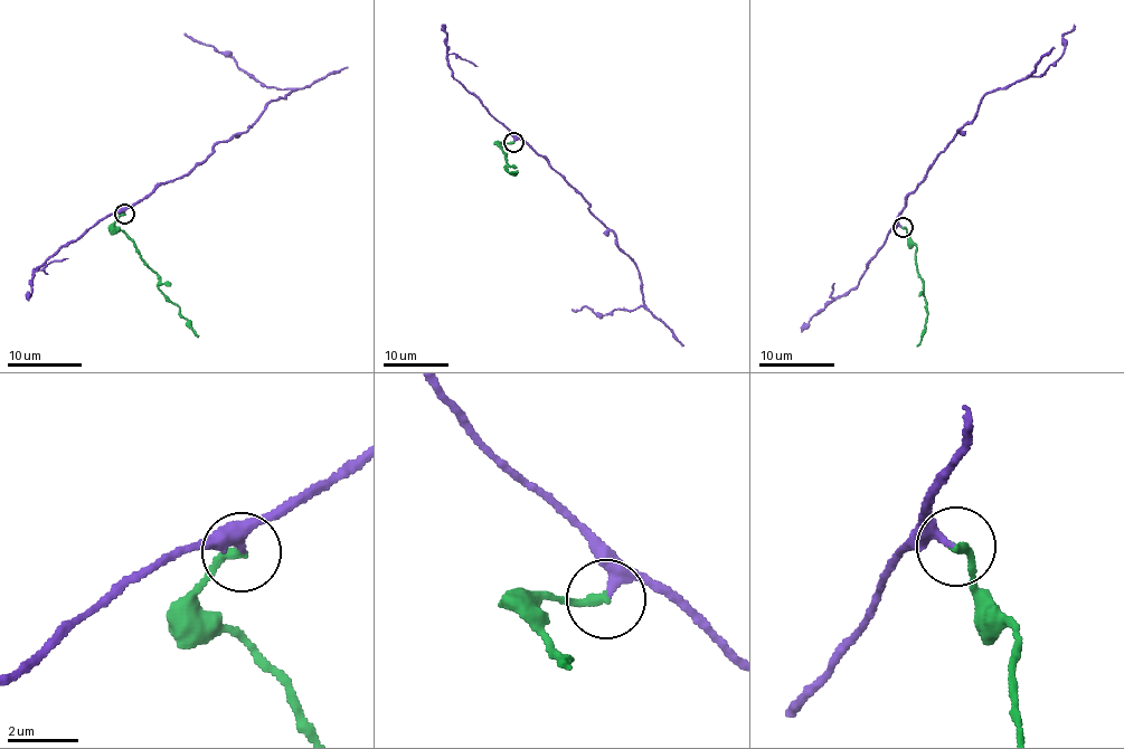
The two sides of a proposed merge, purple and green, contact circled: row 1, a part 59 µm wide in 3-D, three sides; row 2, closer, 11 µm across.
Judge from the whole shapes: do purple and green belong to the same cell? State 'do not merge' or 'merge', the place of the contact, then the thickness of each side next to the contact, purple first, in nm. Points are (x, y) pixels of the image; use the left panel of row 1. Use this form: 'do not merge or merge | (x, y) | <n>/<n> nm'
do not merge | (124, 214) | 280/240 nm

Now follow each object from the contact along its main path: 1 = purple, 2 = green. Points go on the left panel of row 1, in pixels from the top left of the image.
1: (123, 215), (293, 91), (265, 87), (230, 57), (183, 34)
2: (123, 215), (114, 225), (126, 234), (142, 264), (157, 275), (158, 288), (179, 306), (197, 338)

